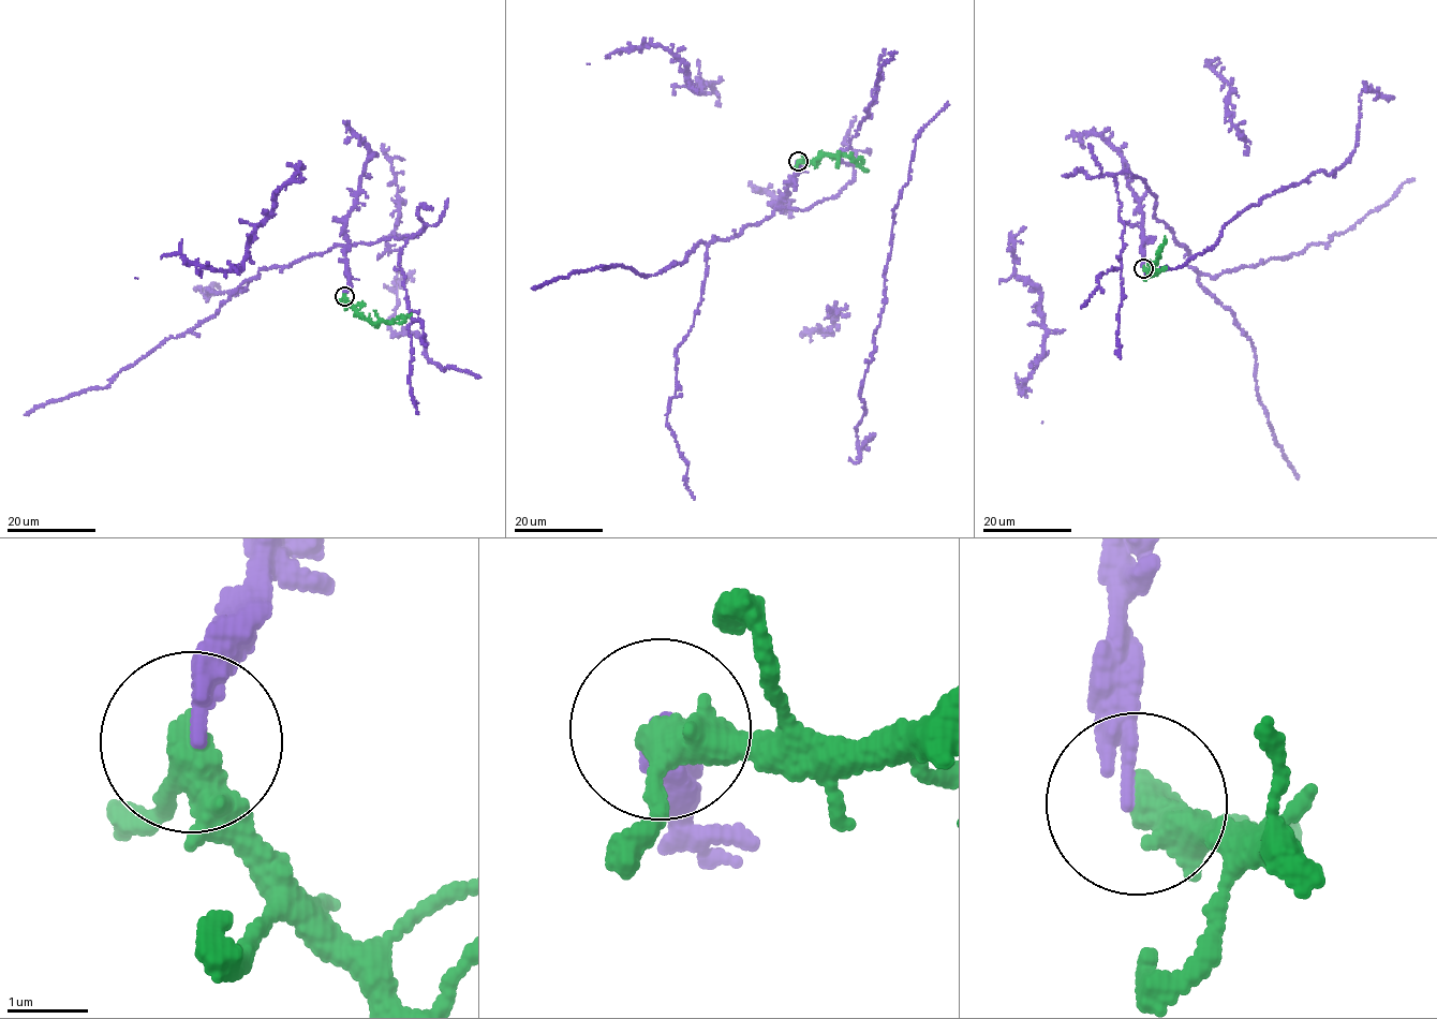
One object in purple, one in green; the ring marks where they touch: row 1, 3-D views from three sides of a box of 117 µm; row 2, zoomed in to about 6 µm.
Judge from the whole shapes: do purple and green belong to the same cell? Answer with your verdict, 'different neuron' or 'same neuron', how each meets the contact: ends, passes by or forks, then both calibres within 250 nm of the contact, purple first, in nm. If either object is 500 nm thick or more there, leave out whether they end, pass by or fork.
same neuron | purple passes by | green forks | 120/320 nm

